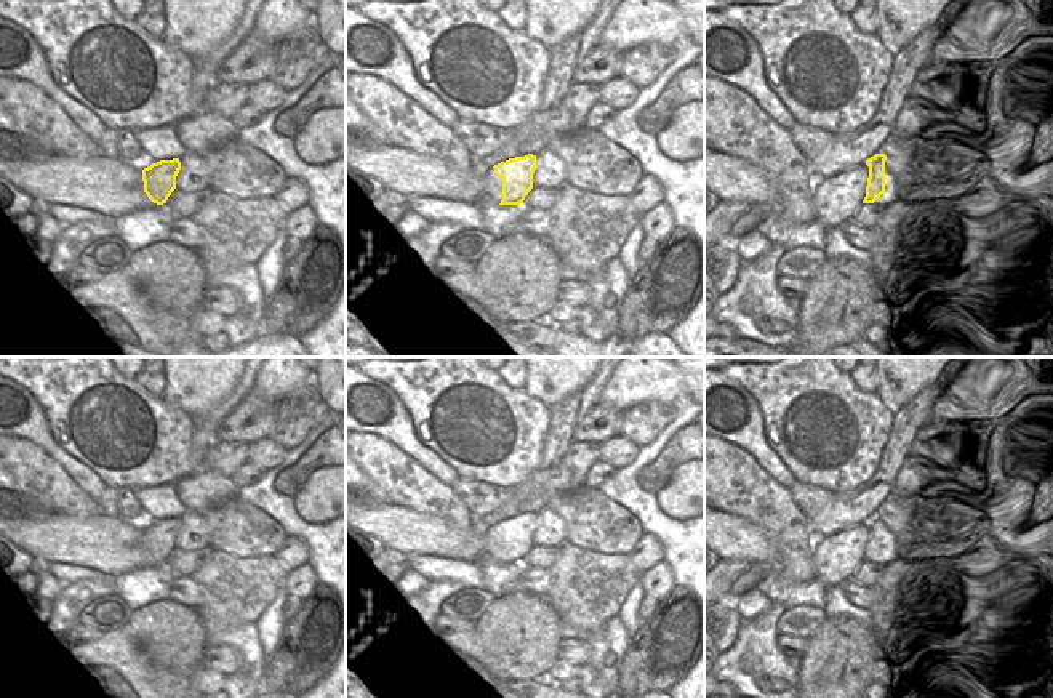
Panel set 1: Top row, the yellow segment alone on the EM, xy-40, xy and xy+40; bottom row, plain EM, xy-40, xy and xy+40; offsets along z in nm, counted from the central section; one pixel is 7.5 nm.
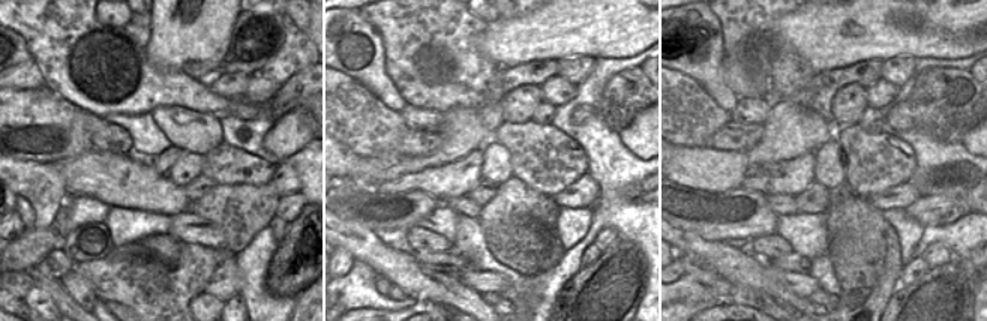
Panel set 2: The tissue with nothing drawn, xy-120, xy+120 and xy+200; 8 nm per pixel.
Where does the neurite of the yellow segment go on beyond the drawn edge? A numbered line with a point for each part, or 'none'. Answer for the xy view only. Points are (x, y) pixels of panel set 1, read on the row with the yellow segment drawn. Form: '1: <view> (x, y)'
1: xy (493, 186)

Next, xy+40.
1: xy+40 (837, 197)

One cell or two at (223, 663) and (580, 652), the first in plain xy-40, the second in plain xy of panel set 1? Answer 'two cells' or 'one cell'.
one cell

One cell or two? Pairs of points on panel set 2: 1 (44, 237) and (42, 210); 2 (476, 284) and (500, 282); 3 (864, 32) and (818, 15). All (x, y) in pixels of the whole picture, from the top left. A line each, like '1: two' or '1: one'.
1: two
2: one
3: one

